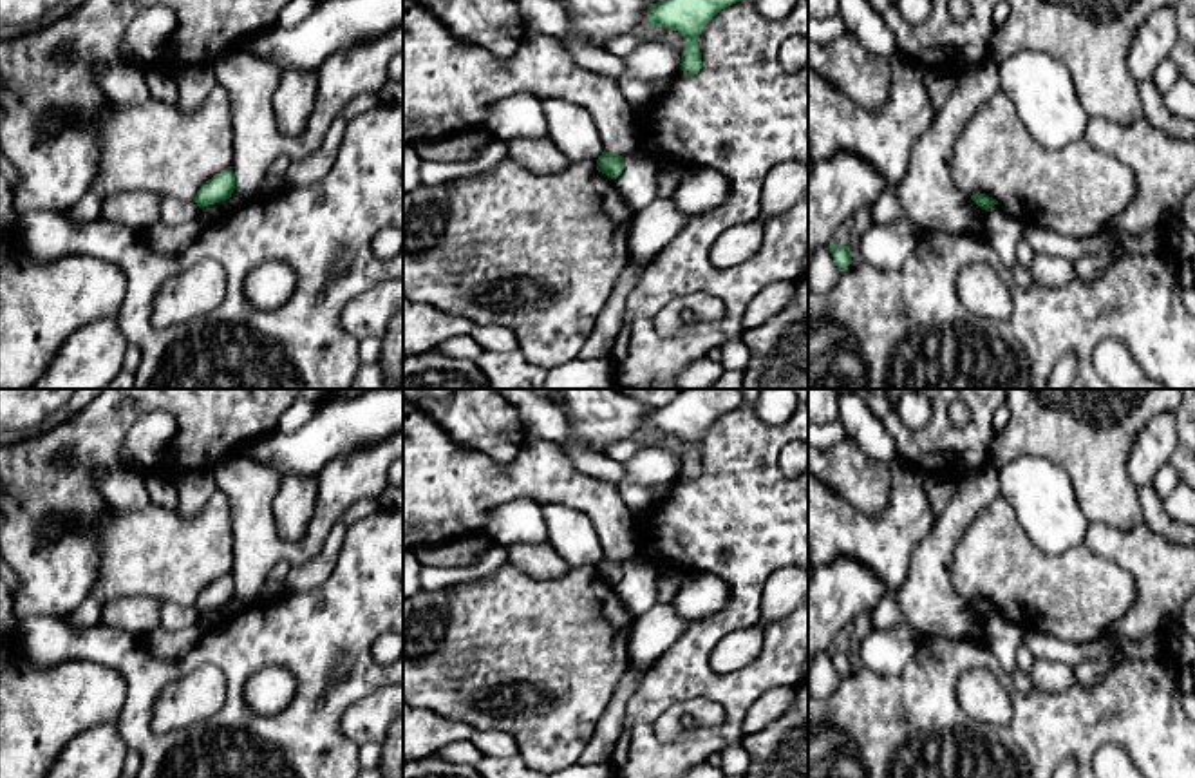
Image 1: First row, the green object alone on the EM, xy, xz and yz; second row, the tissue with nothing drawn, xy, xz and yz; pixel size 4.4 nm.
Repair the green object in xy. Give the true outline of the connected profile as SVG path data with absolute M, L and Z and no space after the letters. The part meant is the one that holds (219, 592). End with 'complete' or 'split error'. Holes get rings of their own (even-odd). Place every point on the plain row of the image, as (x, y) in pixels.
M228 572L226 575L208 584L201 592L193 606L197 608L199 613L202 613L206 610L226 606L233 599L233 595L235 595L235 581L231 572Z; complete

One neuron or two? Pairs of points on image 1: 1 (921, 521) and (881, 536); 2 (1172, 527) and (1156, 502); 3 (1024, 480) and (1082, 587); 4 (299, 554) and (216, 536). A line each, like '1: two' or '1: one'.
1: one
2: one
3: two
4: two

